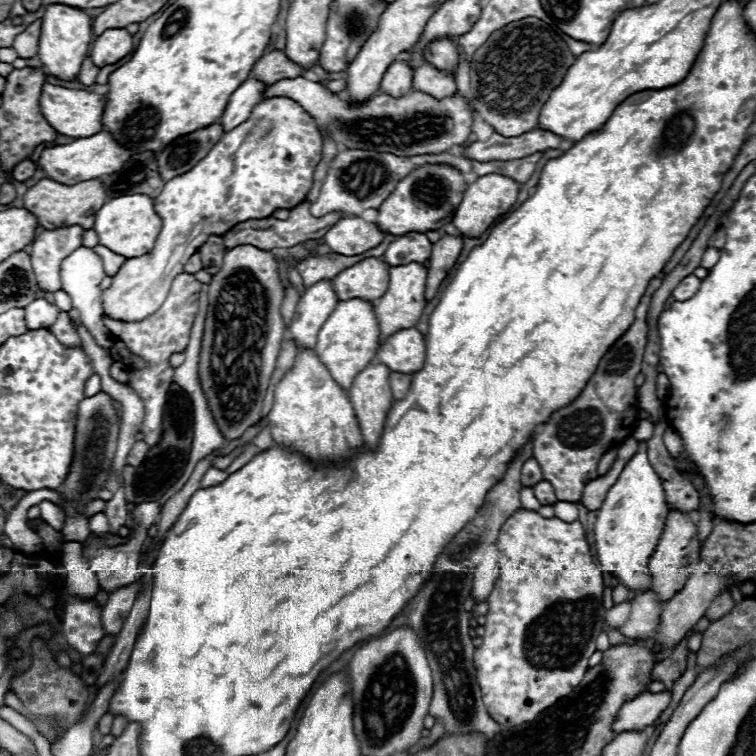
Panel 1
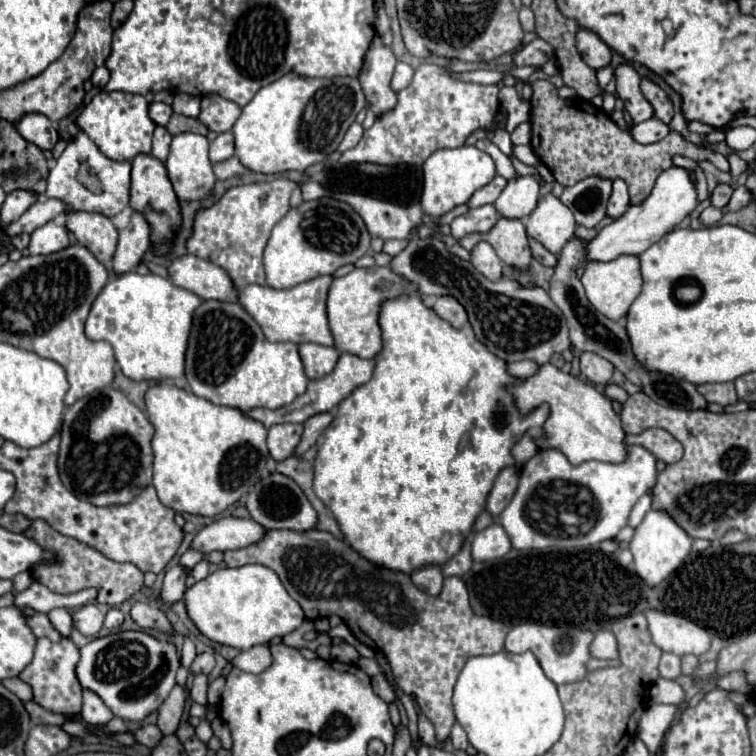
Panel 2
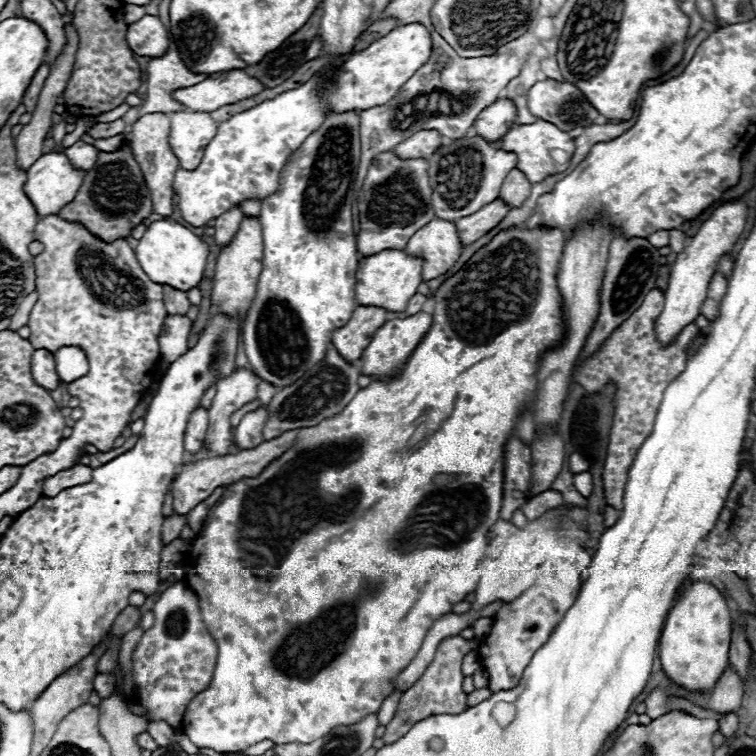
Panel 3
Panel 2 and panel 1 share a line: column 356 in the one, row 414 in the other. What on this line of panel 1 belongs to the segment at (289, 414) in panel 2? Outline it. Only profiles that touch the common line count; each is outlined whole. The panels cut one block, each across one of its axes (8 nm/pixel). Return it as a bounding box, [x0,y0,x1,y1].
[348,362,394,448]

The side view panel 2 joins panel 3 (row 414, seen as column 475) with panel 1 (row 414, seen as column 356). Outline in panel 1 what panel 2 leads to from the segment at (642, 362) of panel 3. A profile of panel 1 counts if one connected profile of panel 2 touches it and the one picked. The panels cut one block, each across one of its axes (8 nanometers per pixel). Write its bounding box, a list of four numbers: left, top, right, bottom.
[532,278,660,502]

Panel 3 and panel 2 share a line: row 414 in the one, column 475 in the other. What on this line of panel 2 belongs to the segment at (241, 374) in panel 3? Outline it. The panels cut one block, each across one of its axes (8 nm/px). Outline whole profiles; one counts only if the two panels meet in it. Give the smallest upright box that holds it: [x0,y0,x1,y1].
[450,206,500,238]

